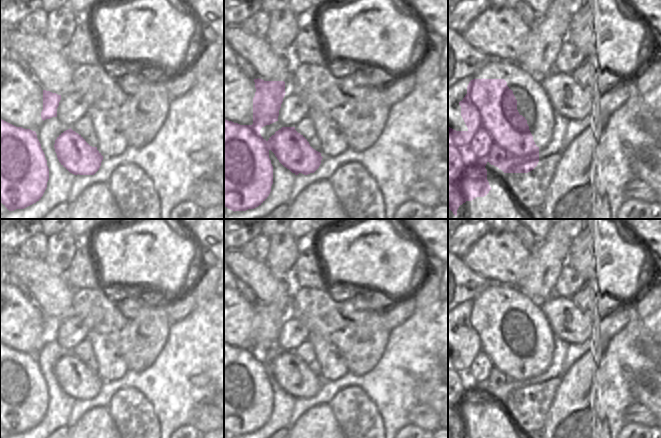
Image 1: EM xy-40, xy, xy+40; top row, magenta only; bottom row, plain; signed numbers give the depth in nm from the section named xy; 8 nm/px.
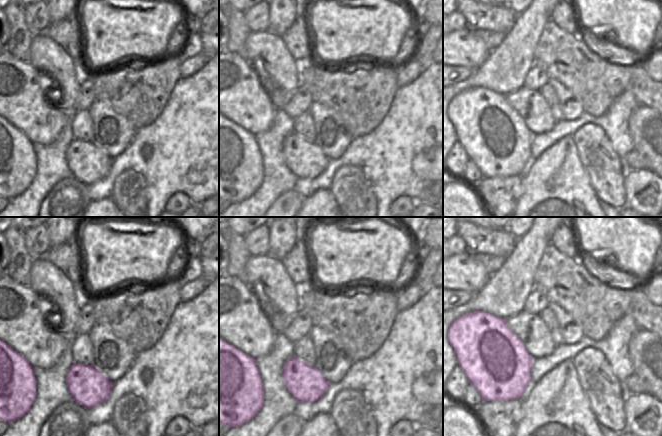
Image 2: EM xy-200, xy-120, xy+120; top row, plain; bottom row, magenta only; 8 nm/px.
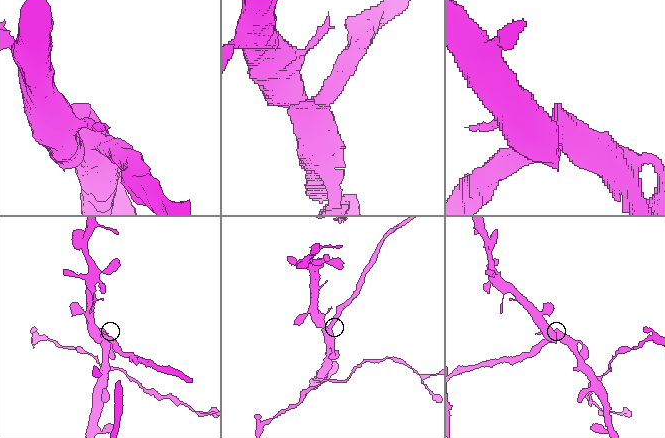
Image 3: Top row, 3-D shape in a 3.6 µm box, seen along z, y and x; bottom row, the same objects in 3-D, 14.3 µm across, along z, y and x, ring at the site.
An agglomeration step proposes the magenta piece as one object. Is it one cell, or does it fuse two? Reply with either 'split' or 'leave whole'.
split

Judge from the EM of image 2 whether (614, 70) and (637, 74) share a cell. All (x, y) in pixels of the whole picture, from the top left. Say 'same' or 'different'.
different

